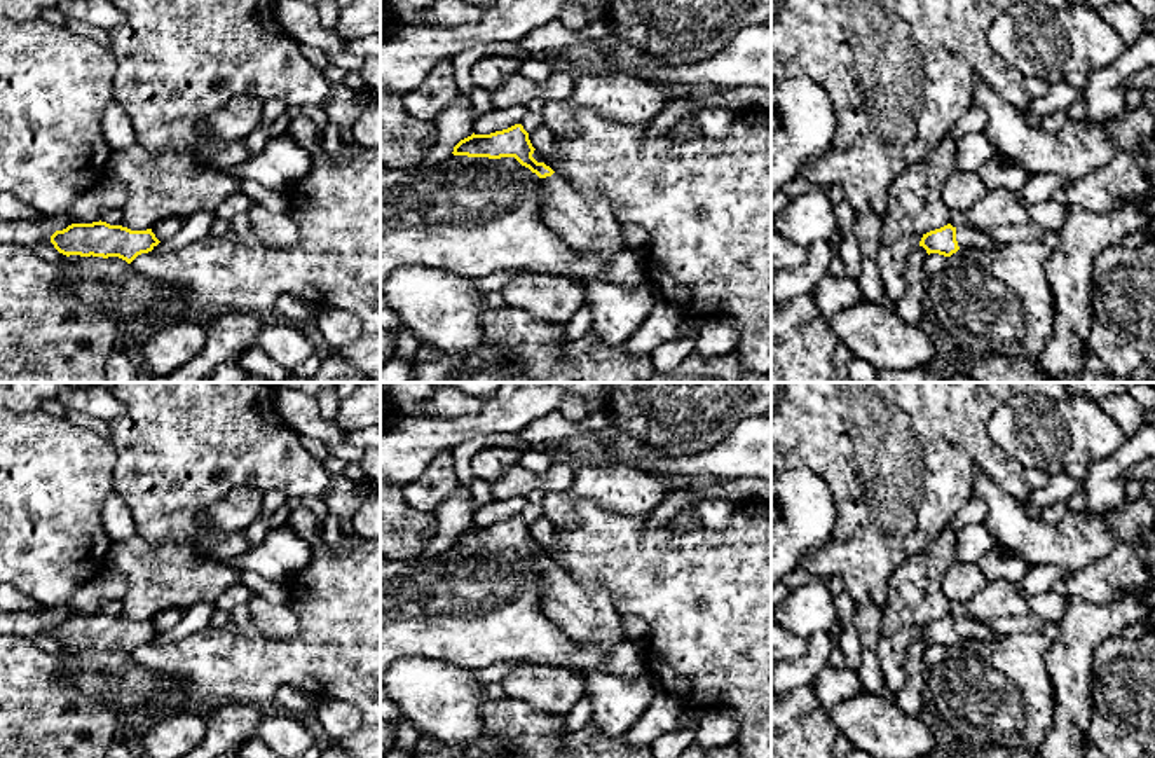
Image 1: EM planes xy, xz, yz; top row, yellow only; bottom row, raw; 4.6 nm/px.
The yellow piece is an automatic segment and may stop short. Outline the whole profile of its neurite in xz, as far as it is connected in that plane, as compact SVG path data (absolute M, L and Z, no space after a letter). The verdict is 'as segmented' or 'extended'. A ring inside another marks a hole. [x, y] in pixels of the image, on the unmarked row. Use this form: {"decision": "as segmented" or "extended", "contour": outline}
{"decision": "extended", "contour": "M522 515L490 526L471 526L454 538L454 547L468 548L515 548L541 569L541 606L564 634L584 646L611 653L626 641L621 615L614 610L609 594L595 582L574 578L562 564L537 554L534 538Z"}

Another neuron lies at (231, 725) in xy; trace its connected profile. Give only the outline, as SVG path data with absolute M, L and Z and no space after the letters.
M223 702L208 716L202 742L183 758L239 756L243 746L256 737L258 725L269 711L270 707Z

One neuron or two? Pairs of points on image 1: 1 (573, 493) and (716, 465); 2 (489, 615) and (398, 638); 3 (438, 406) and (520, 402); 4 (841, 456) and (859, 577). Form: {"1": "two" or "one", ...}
{"1": "two", "2": "one", "3": "two", "4": "one"}

